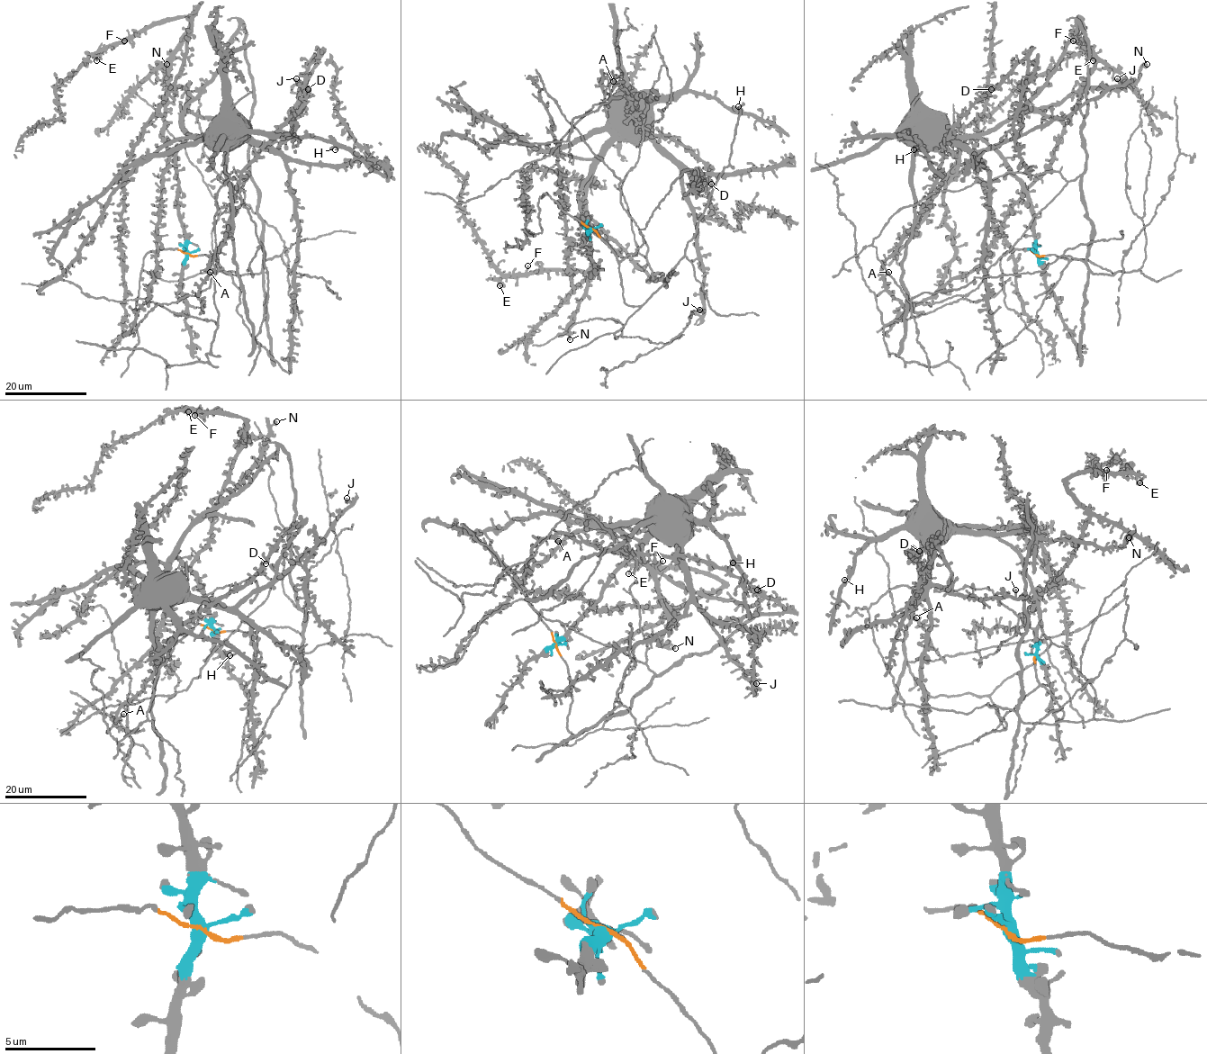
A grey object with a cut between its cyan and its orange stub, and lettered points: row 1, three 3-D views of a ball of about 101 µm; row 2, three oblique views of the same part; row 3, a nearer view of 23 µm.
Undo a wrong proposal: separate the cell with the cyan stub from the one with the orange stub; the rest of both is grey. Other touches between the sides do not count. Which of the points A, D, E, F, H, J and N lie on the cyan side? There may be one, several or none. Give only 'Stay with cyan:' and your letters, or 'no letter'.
Stay with cyan: H, J, N

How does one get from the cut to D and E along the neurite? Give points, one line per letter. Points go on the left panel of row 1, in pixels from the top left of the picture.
D: (187, 253), (228, 274), (262, 268), (256, 187), (234, 172), (218, 176), (239, 191), (240, 172), (308, 89)
E: (187, 253), (262, 268), (248, 175), (210, 286), (130, 332), (188, 19), (96, 60)

